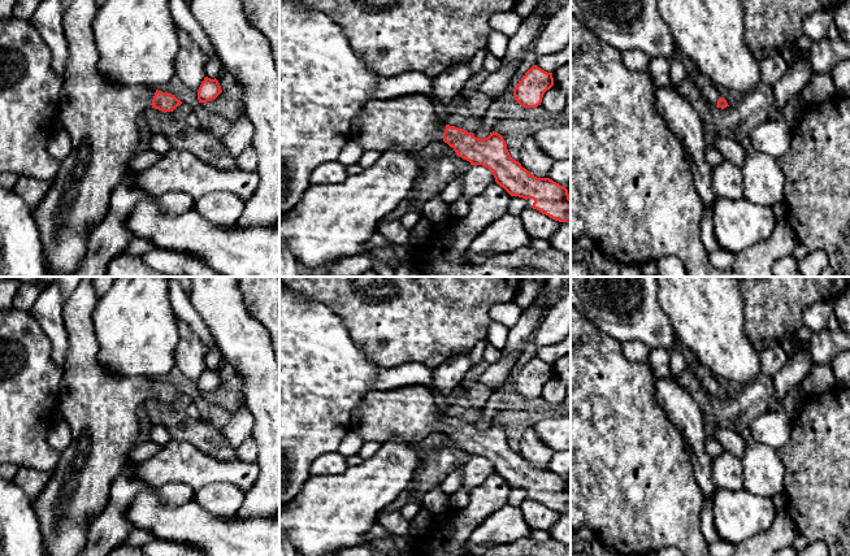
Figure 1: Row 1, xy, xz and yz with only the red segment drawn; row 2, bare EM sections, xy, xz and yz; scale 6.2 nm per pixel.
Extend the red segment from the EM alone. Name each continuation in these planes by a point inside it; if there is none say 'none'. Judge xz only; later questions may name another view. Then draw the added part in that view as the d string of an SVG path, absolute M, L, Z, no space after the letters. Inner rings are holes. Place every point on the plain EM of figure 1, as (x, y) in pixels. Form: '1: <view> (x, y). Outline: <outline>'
1: xz (410, 413). Outline: M415 385L395 387L389 391L373 390L352 409L350 431L356 433L364 442L376 440L381 444L391 438L419 443L431 434L443 433L446 413L434 401L429 386Z

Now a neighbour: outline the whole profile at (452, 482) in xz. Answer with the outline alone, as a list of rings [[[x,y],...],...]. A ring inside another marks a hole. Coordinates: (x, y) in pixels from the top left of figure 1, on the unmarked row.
[[[455,469],[450,473],[443,482],[438,486],[447,496],[463,488],[463,470]]]

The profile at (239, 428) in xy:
[[[239,407],[231,413],[227,423],[221,429],[221,436],[238,448],[246,439],[252,436],[255,418],[247,407]]]

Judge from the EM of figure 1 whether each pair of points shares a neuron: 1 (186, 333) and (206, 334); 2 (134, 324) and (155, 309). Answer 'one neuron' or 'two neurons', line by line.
1: two neurons
2: one neuron

